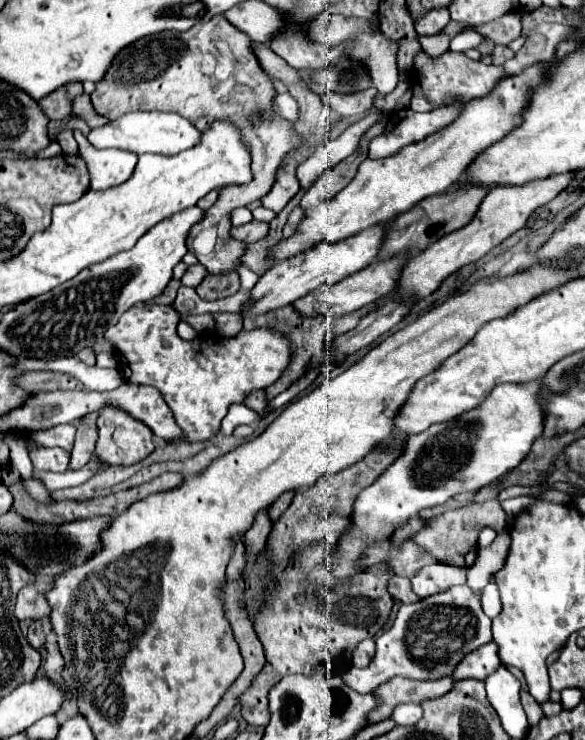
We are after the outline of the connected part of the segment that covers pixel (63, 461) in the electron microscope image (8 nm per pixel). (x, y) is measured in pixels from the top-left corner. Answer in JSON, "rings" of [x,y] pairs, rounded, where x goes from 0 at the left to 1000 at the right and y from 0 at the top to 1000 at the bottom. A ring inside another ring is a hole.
{"rings":[[[65,604],[51,612],[51,620],[58,626],[58,631],[65,634],[75,634],[75,636],[113,636],[116,631],[116,620],[120,620],[120,612],[103,607],[103,604],[92,604],[92,607],[82,607],[82,604]]]}

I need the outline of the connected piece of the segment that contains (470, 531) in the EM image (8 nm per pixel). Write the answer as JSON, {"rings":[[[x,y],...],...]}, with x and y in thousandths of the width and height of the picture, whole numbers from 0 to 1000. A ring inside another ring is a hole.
{"rings":[[[807,680],[807,682],[790,685],[790,688],[759,691],[749,699],[735,699],[728,704],[728,712],[721,712],[711,723],[704,723],[701,731],[708,731],[715,739],[721,739],[749,761],[762,761],[762,764],[776,764],[776,766],[807,766],[810,764],[810,755],[814,755],[817,718],[824,715],[824,712],[807,709],[807,701],[814,699],[814,691],[810,691],[814,682],[821,685],[821,680]]]}

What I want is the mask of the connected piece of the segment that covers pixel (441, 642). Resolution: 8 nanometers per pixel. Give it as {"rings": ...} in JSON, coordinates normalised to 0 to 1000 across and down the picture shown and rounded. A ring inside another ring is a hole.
{"rings":[[[783,791],[742,807],[718,809],[715,815],[687,818],[674,845],[643,861],[639,893],[626,904],[598,901],[585,909],[585,920],[612,936],[632,936],[677,912],[697,918],[769,915],[776,901],[803,880],[841,866],[838,845],[841,836],[827,831],[821,804],[814,804],[800,791]]]}

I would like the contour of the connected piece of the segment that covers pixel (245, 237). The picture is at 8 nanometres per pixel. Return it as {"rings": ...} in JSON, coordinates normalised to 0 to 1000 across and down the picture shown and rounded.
{"rings":[[[427,299],[424,304],[393,309],[393,320],[417,328],[434,328],[441,323],[451,323],[455,315],[458,315],[458,301],[441,301],[441,299]]]}

